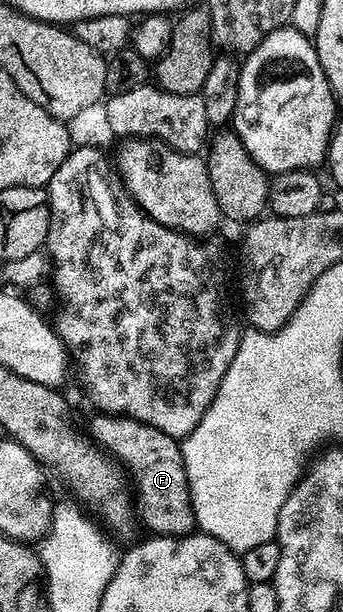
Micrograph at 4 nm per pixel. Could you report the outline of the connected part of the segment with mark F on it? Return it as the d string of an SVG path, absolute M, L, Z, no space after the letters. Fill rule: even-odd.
M96 414L90 432L98 444L126 467L134 483L139 521L141 518L152 536L190 536L197 531L181 441L162 434L162 430L154 430L154 426L107 414Z

